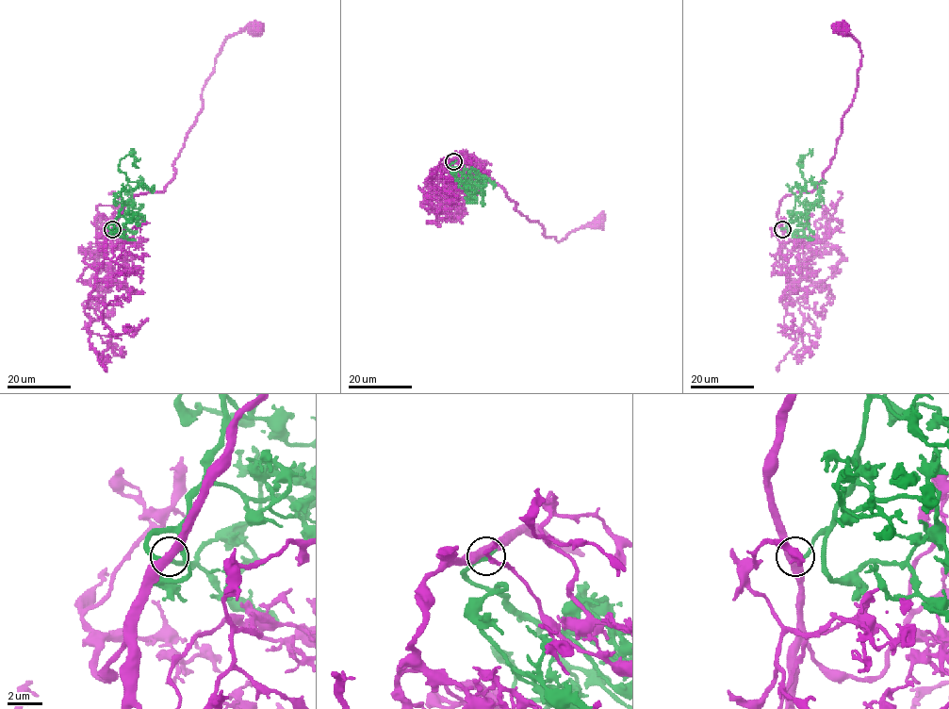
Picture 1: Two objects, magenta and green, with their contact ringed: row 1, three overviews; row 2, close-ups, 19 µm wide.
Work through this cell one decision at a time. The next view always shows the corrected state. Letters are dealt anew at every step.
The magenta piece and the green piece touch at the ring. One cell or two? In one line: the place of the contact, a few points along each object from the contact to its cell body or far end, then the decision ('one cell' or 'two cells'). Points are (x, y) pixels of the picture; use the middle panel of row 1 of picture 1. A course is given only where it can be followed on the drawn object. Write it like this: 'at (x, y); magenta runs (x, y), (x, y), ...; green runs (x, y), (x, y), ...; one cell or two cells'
at (453, 161); magenta runs (453, 161), (471, 160), (516, 203), (520, 214), (544, 228), (547, 237), (561, 240), (598, 222); green runs (453, 161), (449, 165), (464, 174), (457, 179), (468, 185), (460, 179), (480, 183); one cell

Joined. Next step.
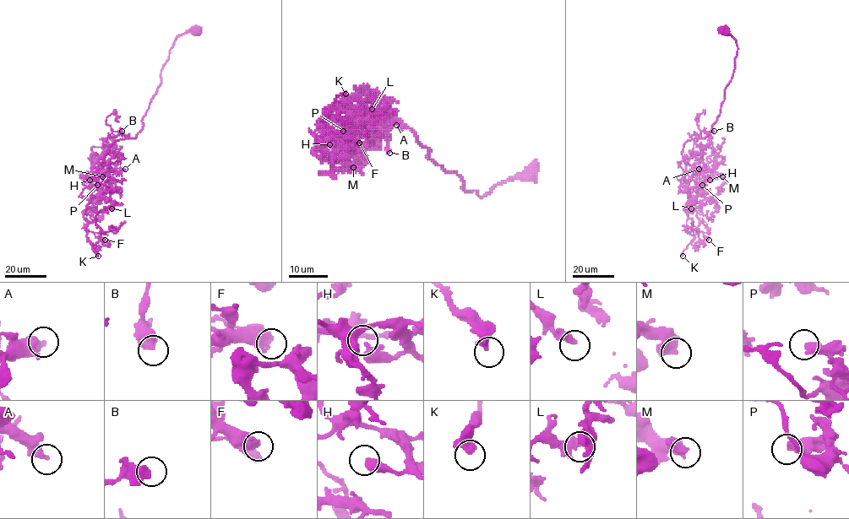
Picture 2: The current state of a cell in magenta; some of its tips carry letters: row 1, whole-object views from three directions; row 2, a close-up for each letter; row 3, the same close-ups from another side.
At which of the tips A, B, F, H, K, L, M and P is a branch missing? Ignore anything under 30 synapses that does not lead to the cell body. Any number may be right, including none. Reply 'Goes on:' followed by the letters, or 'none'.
Goes on: K

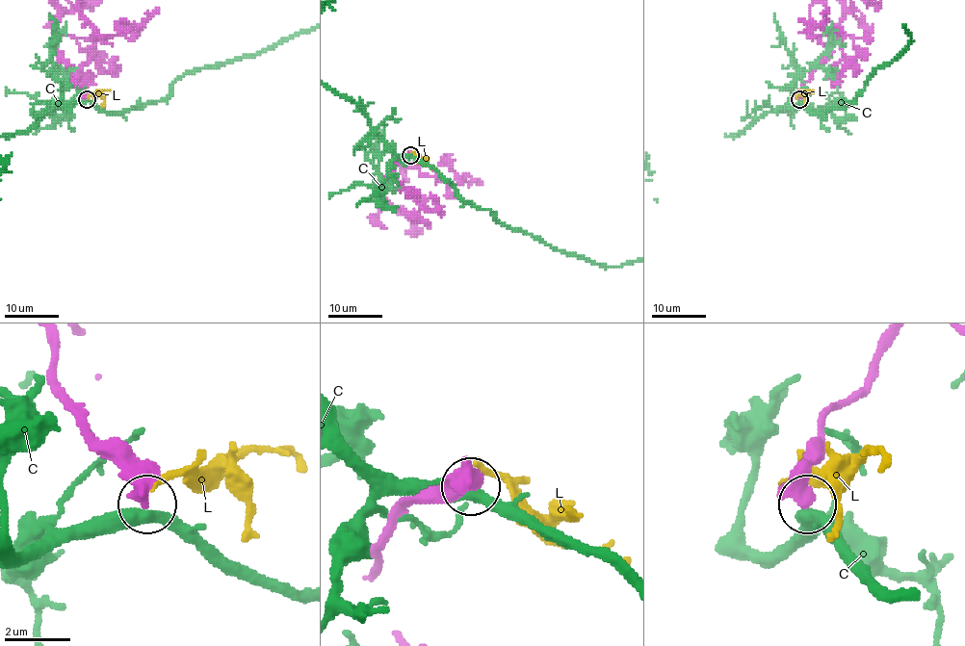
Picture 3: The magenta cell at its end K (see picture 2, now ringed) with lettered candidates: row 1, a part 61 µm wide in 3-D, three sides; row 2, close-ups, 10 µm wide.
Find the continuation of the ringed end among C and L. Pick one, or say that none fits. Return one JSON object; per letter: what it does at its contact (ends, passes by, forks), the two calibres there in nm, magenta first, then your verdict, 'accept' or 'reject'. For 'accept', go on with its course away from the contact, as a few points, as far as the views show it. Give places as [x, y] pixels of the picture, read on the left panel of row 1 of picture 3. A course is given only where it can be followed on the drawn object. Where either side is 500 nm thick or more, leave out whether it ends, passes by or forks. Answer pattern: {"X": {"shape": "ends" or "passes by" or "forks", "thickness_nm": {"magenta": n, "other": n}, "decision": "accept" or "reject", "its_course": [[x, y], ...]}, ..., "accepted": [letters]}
{"C": {"thickness_nm": {"magenta": 550, "other": 440}, "decision": "reject"}, "L": {"thickness_nm": {"magenta": 650, "other": 220}, "decision": "reject"}, "accepted": []}

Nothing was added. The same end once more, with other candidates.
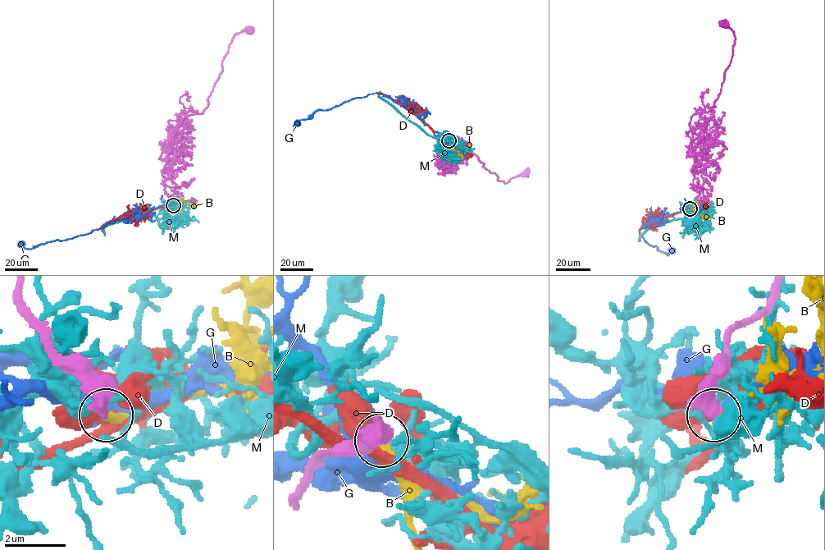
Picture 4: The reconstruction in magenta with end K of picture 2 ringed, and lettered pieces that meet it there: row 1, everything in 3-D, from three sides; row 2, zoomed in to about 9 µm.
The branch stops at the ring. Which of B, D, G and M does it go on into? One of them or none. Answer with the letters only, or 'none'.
B

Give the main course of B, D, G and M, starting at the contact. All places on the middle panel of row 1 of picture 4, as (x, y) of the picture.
B: (448, 140), (451, 148), (462, 158)
D: (448, 139), (435, 135), (416, 115), (379, 93)
G: (448, 140), (378, 93), (353, 98), (330, 109), (317, 109), (307, 119), (293, 124)
M: (448, 139), (443, 135), (427, 134), (380, 98), (379, 92)

